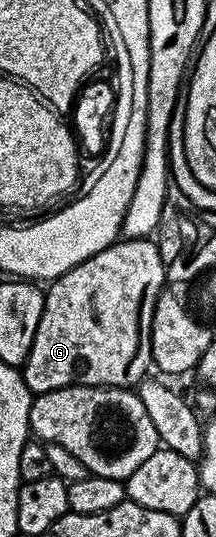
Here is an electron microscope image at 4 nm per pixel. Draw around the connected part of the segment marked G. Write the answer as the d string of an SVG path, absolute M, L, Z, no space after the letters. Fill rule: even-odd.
M119 238L117 241L104 248L100 253L88 257L80 265L68 269L58 279L53 280L45 288L42 301L42 312L40 313L40 325L36 325L36 337L32 337L32 349L28 353L25 363L20 370L22 380L28 385L28 389L34 395L43 395L49 391L55 391L61 387L124 387L127 389L137 388L143 379L147 378L152 367L152 317L156 309L156 301L164 293L167 286L164 263L160 257L160 249L153 238L128 239Z

